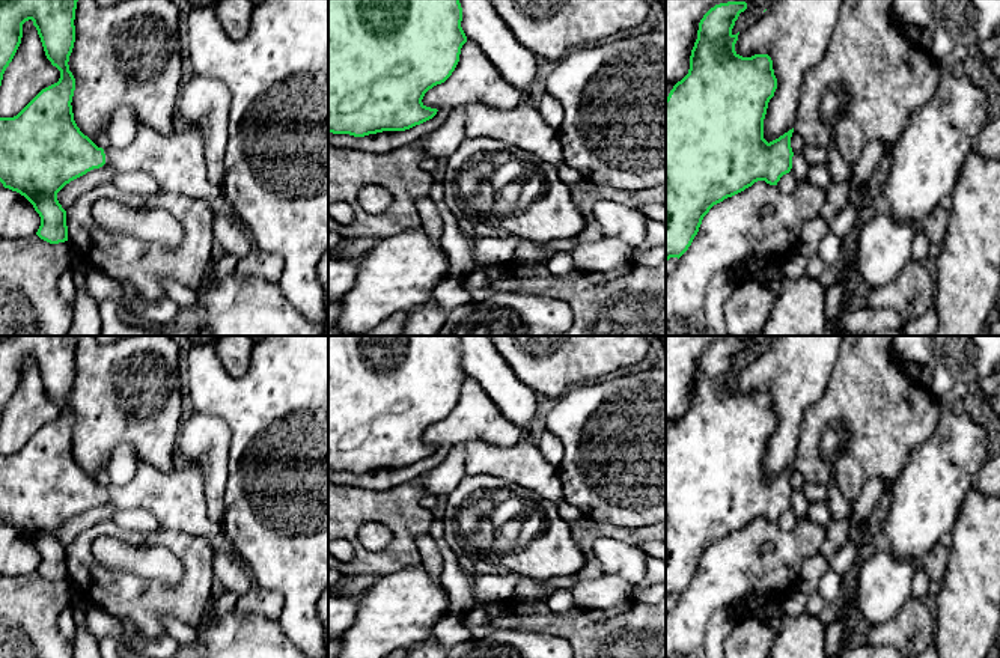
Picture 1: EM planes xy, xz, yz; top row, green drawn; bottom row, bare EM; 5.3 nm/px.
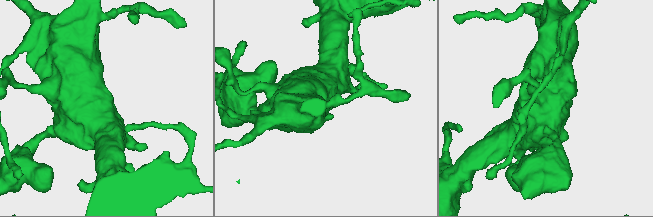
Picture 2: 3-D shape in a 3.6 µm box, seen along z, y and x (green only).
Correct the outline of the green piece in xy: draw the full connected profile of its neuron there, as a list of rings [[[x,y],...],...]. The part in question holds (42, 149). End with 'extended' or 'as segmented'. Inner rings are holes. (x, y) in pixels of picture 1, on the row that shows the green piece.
[[[0,0],[0,86],[3,74],[12,62],[23,38],[23,24],[29,20],[38,30],[47,59],[60,71],[57,83],[42,89],[17,116],[0,117],[0,182],[5,188],[20,193],[41,217],[36,235],[50,242],[68,241],[66,211],[57,200],[57,193],[71,181],[104,164],[116,172],[146,172],[163,190],[205,199],[214,212],[236,221],[258,248],[250,227],[238,215],[221,188],[206,178],[206,158],[202,133],[181,119],[172,134],[139,125],[137,136],[125,148],[98,148],[84,136],[74,120],[72,96],[75,78],[69,71],[69,56],[75,42],[75,9],[78,0]]]; extended

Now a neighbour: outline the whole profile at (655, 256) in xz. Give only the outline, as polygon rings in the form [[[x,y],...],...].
[[[666,245],[654,247],[636,256],[636,262],[645,267],[660,267],[666,260]]]

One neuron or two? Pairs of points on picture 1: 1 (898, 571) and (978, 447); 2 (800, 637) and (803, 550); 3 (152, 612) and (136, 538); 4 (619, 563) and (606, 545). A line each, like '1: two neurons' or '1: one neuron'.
1: one neuron
2: two neurons
3: one neuron
4: one neuron

